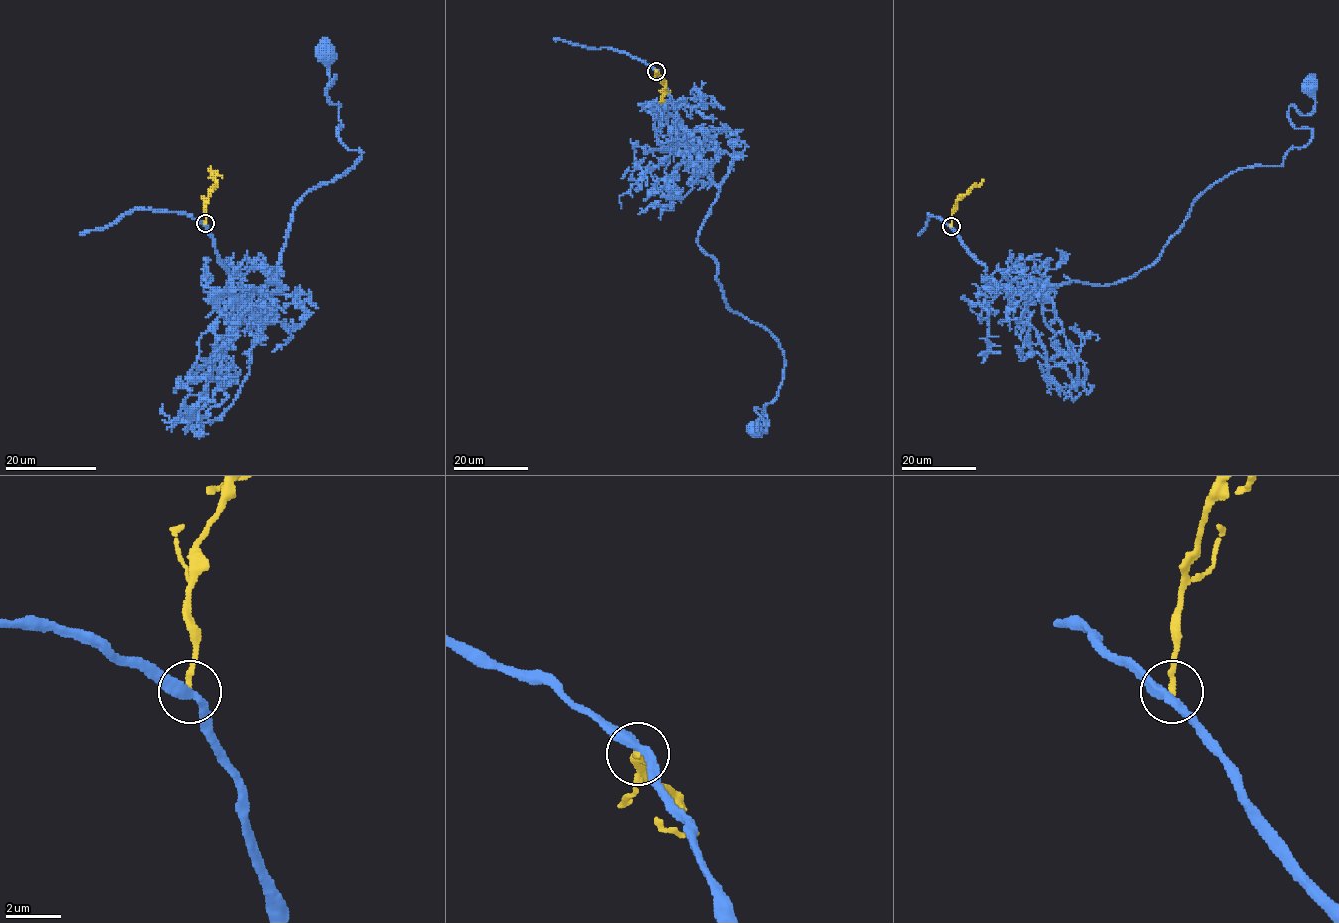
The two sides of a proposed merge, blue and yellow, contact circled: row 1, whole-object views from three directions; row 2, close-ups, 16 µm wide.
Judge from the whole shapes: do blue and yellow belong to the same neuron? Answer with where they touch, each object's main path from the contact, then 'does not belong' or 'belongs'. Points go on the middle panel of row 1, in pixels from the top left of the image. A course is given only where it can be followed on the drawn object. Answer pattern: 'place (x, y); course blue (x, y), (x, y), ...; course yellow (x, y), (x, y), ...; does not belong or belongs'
place (656, 71); course blue (656, 71), (688, 156), (719, 188), (698, 245), (728, 308), (784, 353), (766, 433), (760, 408), (757, 427); course yellow (656, 71), (665, 87), (661, 92), (661, 104); does not belong

